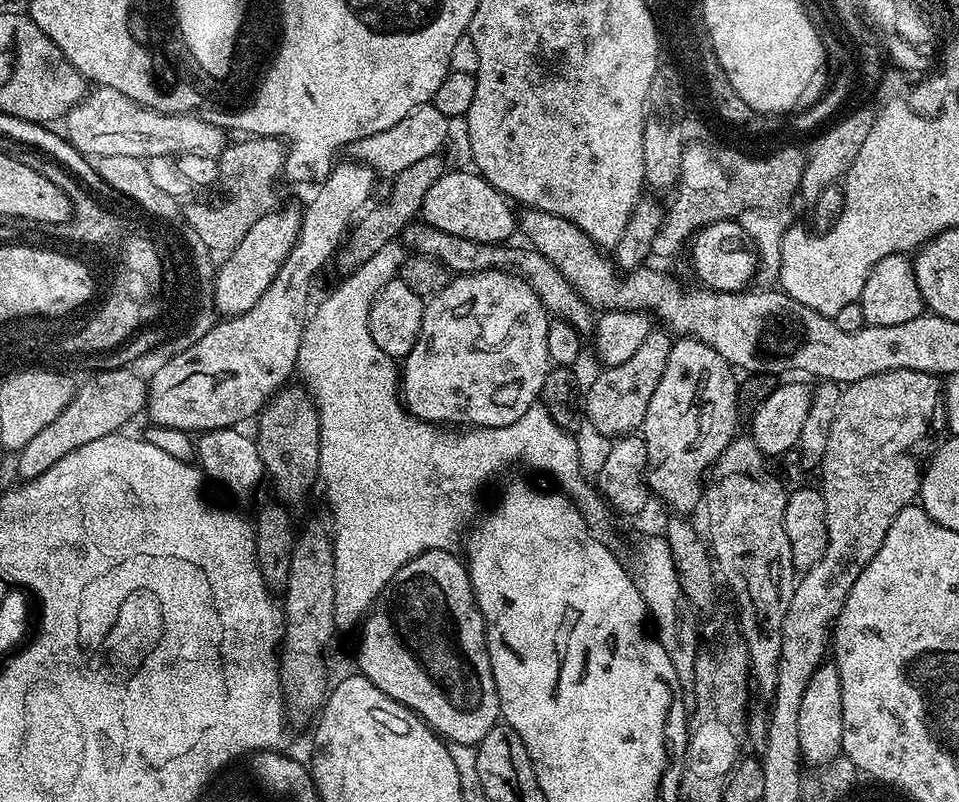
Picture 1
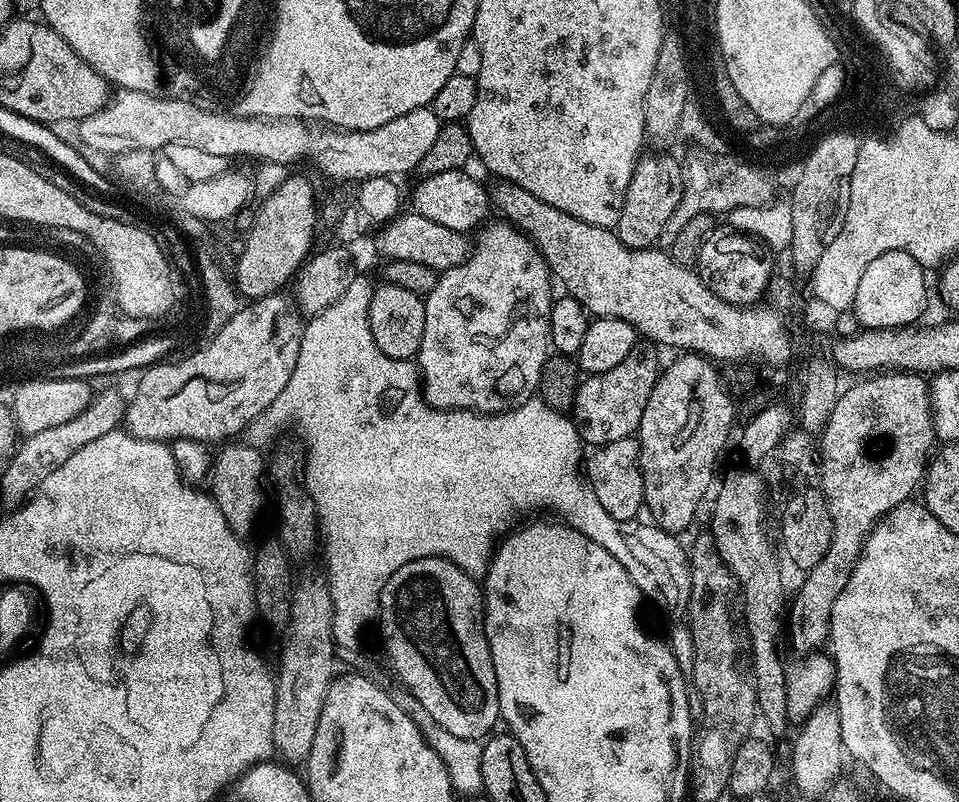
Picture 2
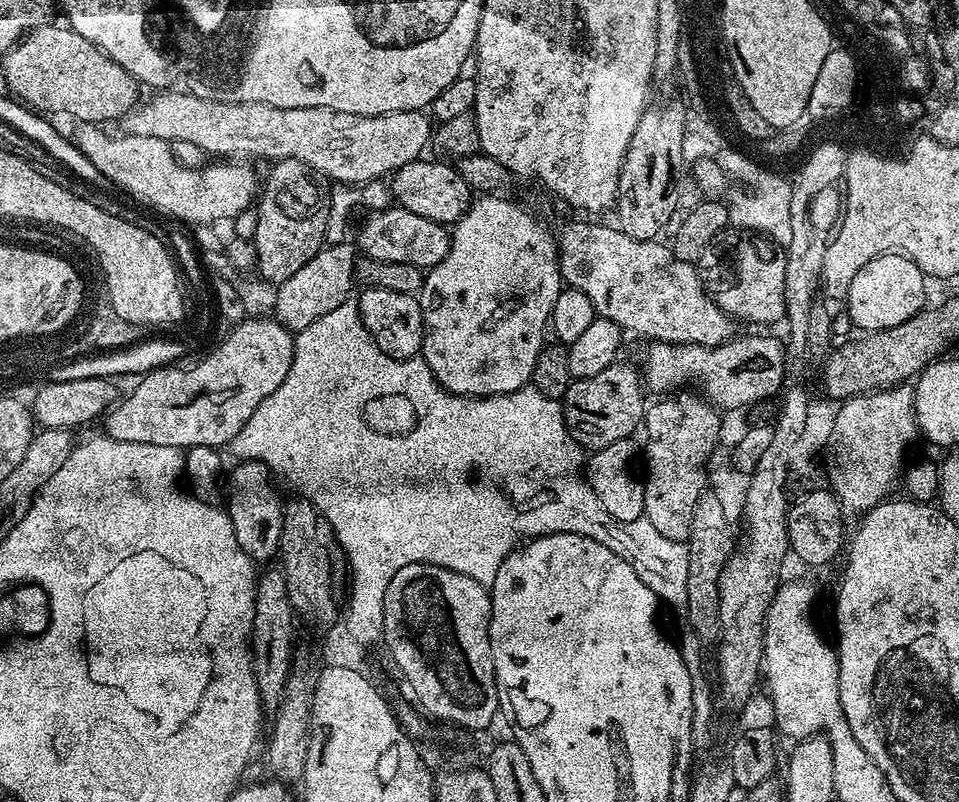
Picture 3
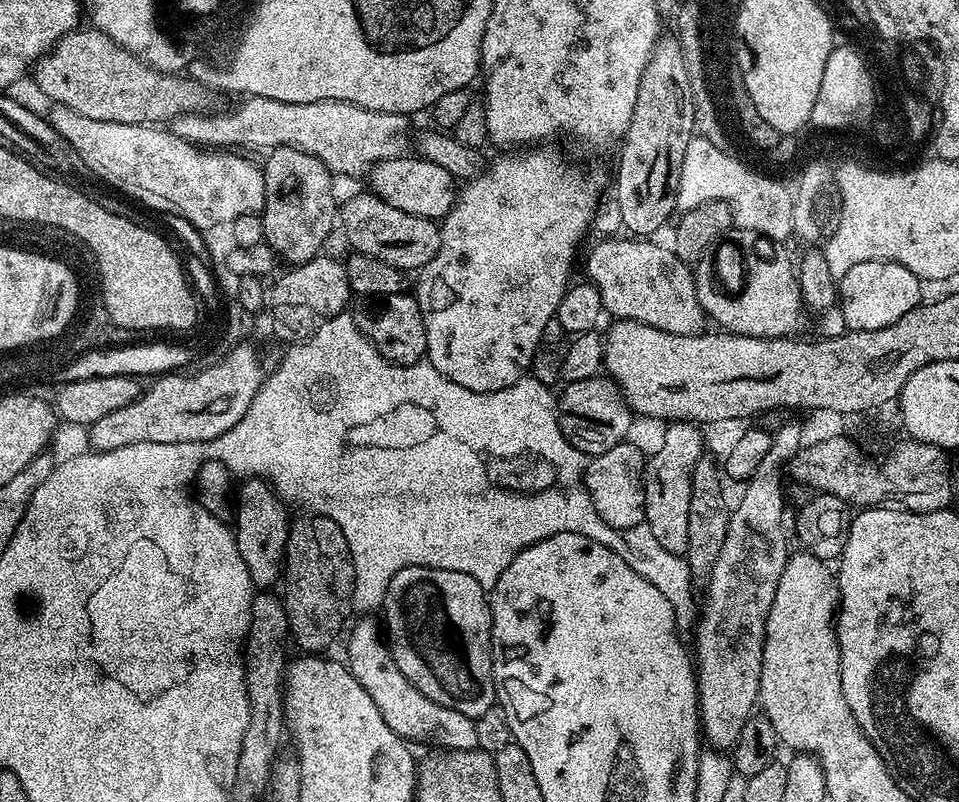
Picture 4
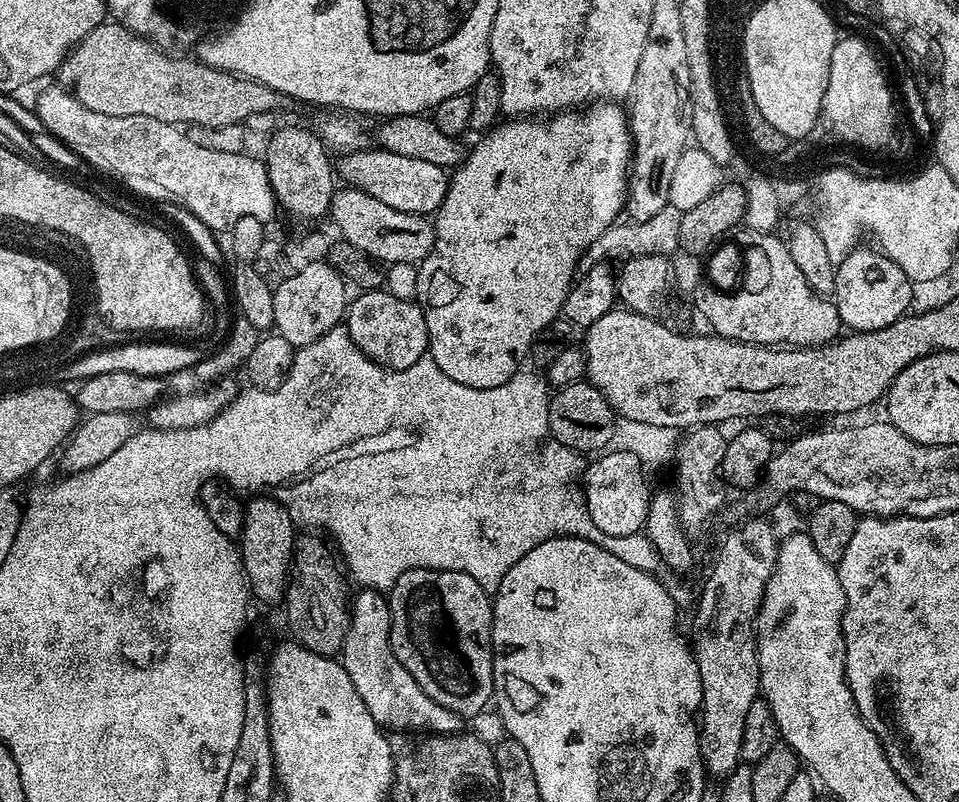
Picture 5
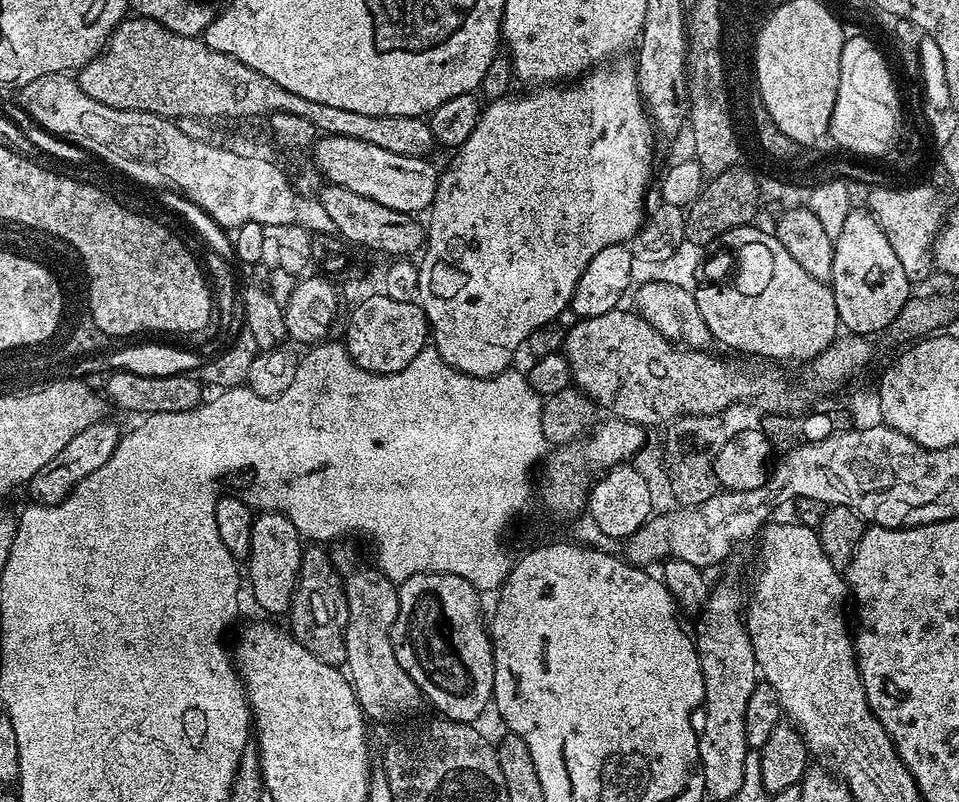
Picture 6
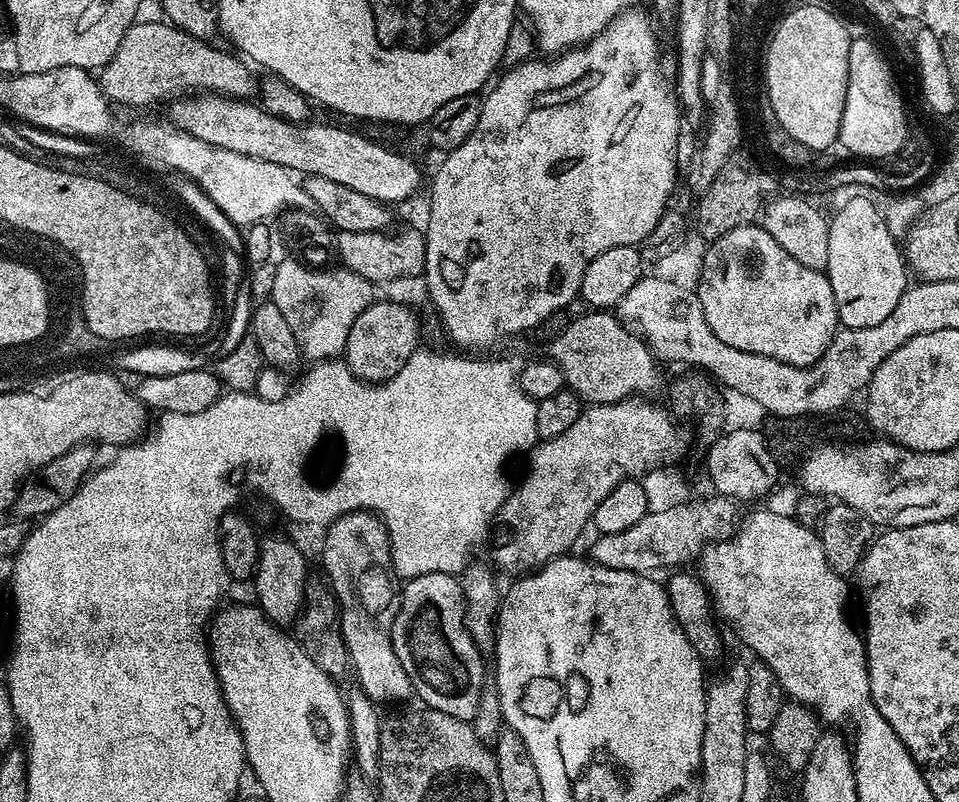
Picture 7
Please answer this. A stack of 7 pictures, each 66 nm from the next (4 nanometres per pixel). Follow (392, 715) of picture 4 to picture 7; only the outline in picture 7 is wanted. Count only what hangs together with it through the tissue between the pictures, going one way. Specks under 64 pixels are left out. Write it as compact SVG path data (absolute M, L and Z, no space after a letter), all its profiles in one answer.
M352 511L338 517L334 523L327 525L326 536L322 544L322 564L330 580L333 597L337 600L340 613L340 629L346 642L348 659L356 672L357 685L363 689L375 703L396 702L413 695L409 675L394 653L392 628L394 618L400 609L400 588L392 567L392 551L389 550L389 536L380 517L375 513Z

